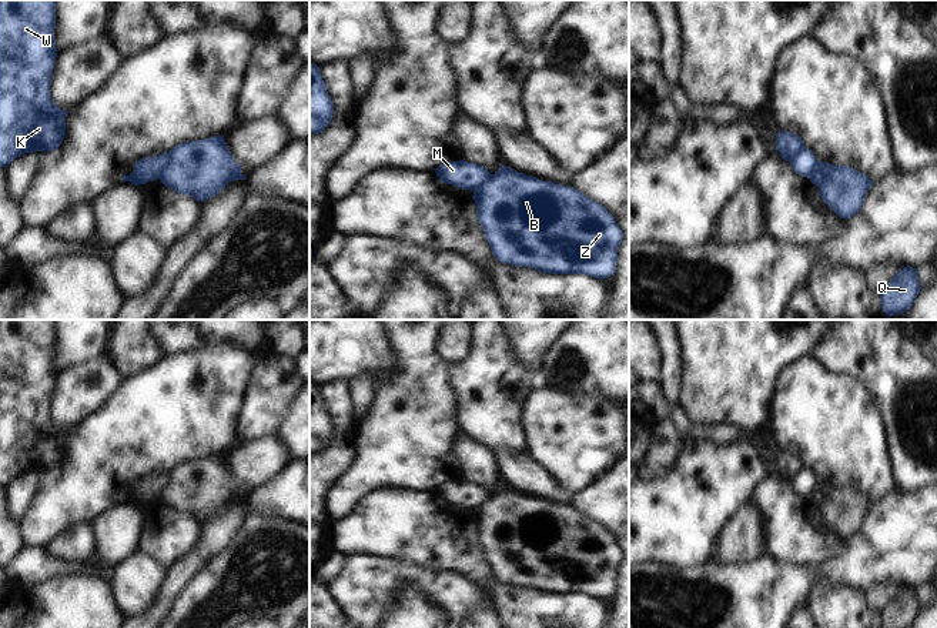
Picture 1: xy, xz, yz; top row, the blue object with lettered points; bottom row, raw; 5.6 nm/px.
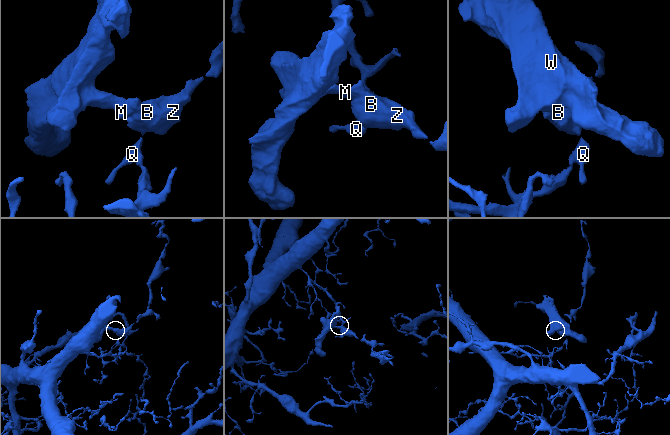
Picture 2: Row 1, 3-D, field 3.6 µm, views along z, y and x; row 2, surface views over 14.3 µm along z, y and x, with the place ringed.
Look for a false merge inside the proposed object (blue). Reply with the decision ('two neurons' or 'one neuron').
two neurons

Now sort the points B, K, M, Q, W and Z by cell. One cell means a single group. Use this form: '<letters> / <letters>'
B Q Z / K M W

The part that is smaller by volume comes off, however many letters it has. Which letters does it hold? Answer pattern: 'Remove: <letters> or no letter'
Remove: K, M, W

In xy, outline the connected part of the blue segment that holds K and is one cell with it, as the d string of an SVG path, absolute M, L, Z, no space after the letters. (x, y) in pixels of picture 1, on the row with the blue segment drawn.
M0 0L0 167L26 153L54 151L64 140L68 111L57 107L50 94L57 57L54 29L56 0Z

